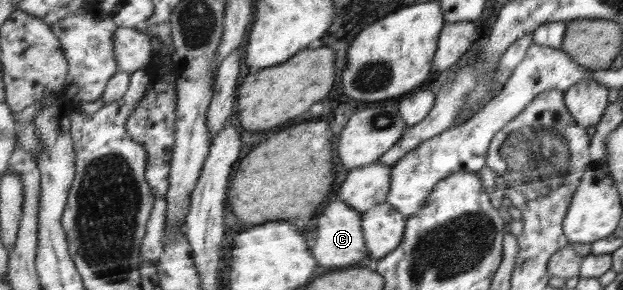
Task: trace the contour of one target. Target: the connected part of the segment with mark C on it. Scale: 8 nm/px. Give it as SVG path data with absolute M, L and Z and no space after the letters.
M334 201L316 219L318 223L314 227L318 229L316 229L316 245L312 247L312 253L316 253L320 267L326 267L326 269L354 267L358 266L364 257L370 256L367 250L366 235L363 233L363 216L358 210L354 210L342 201Z

